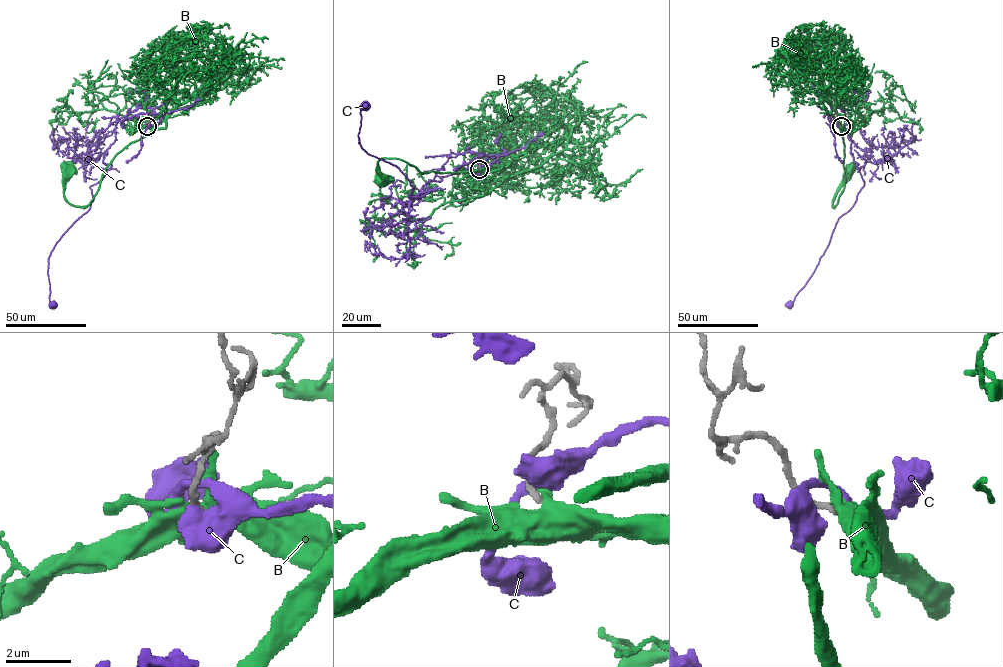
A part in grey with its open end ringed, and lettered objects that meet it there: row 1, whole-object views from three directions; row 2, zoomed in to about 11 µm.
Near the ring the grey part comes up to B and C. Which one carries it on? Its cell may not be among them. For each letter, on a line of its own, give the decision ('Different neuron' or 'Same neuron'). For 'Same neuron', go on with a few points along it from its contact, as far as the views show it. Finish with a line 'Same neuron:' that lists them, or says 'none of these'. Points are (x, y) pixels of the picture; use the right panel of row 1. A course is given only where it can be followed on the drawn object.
B: Different neuron
C: Different neuron
Same neuron: none of these

